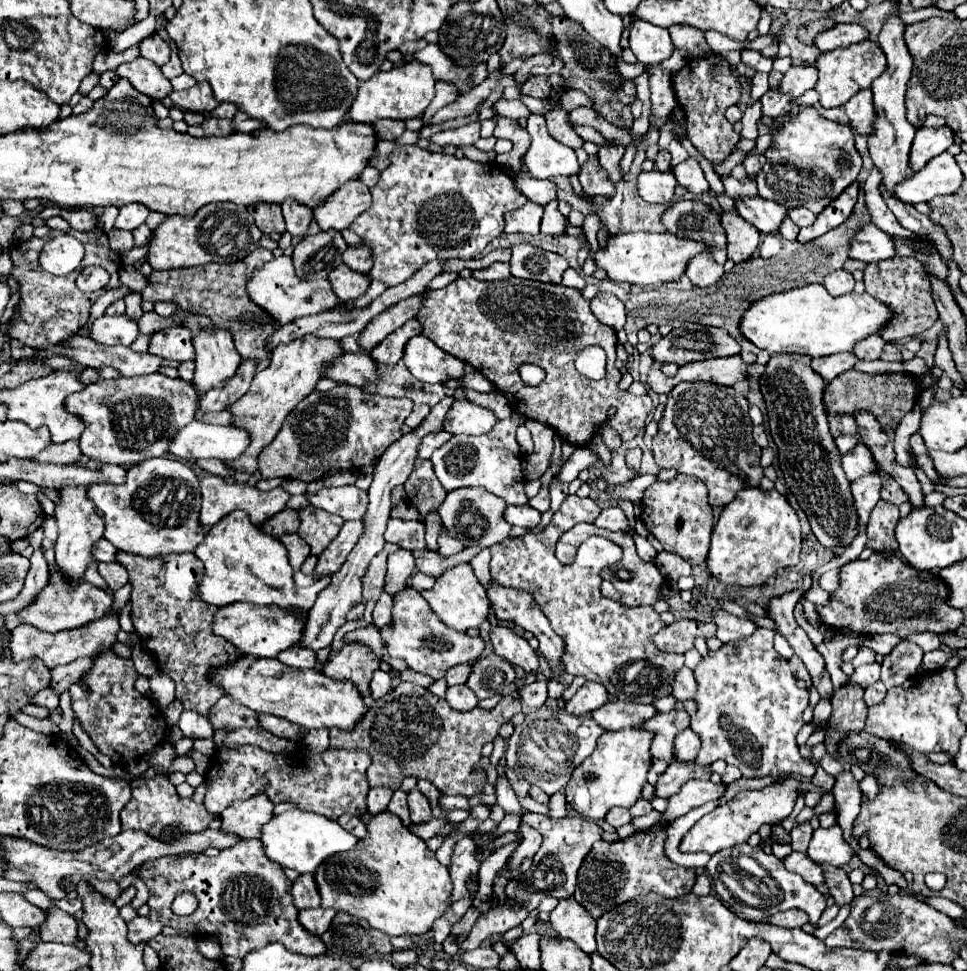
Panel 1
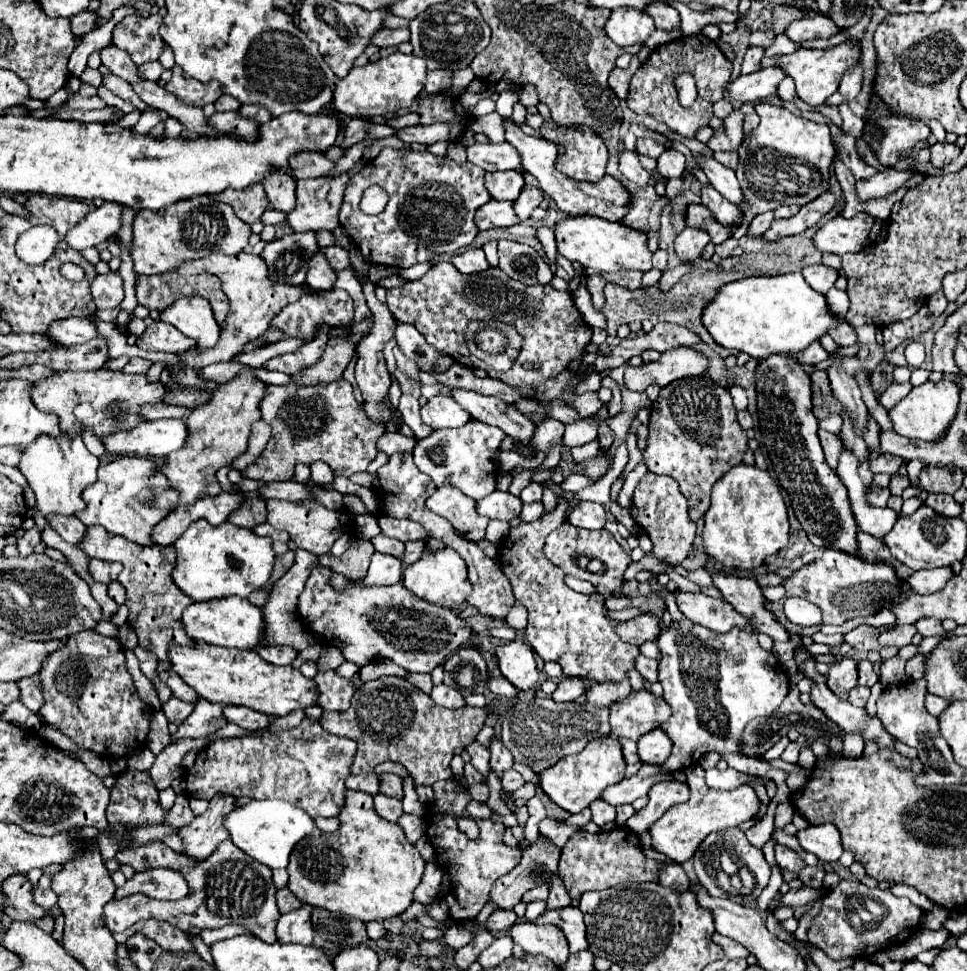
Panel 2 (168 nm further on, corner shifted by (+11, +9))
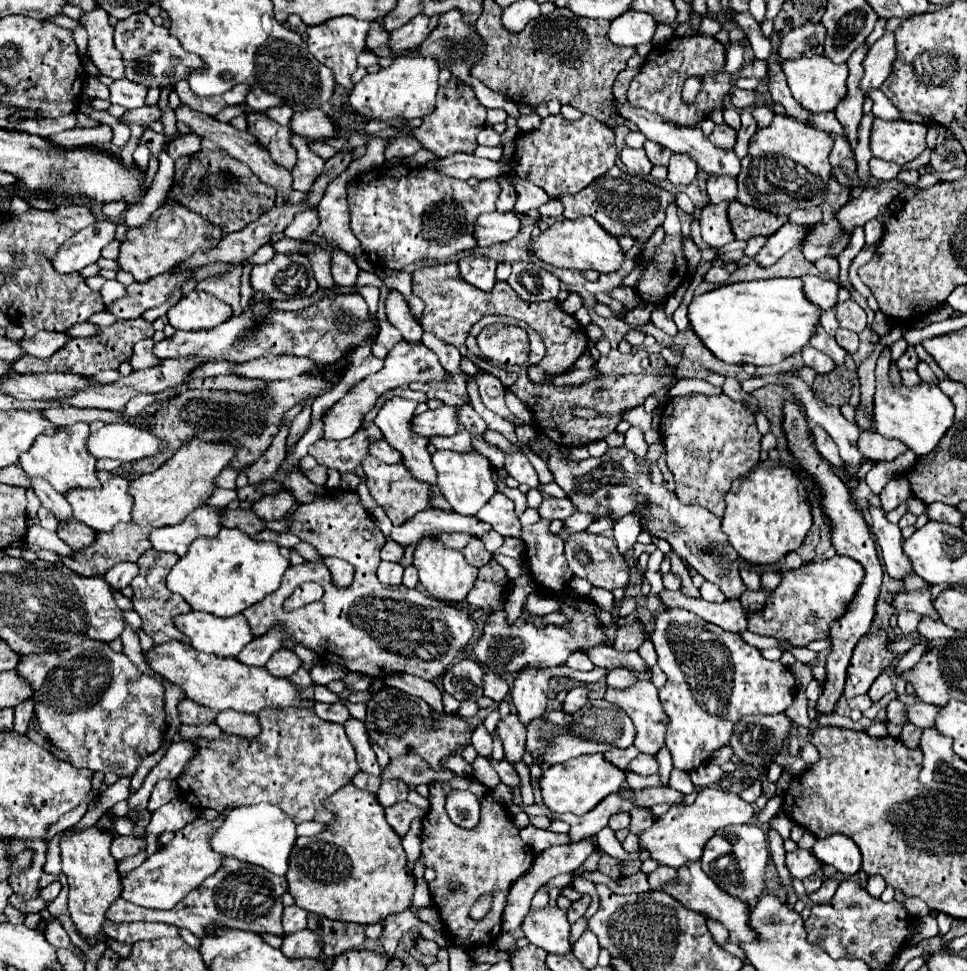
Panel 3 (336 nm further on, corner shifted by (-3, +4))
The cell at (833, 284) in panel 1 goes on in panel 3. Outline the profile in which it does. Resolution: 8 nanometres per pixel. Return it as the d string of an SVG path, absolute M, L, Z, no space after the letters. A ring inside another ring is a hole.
M802 276L802 286L806 292L806 298L812 304L818 304L822 310L830 310L836 304L838 286L832 280L824 280L820 276Z

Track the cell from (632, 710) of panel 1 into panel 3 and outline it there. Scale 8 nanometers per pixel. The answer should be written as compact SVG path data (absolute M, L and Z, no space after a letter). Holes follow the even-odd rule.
M614 668L606 676L606 682L610 688L628 688L634 684L634 680L638 680L638 678L636 678L634 670L628 670L628 668Z

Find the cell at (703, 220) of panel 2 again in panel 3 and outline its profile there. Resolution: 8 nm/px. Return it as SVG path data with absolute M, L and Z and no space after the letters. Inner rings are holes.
M738 202L730 204L728 216L736 240L750 240L752 236L772 236L778 228L788 222L788 216L772 214Z

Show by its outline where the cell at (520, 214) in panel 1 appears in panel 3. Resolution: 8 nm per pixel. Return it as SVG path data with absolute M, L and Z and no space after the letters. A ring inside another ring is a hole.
M514 212L482 214L478 216L478 224L474 224L474 238L478 240L478 246L488 248L512 240L520 232L520 226L522 224Z

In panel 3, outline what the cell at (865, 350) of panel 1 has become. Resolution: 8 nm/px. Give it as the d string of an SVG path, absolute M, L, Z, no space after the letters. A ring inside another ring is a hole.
M838 328L834 338L836 338L836 342L838 342L842 348L846 348L846 352L850 352L850 354L854 354L854 352L858 350L858 334L854 334L854 332L850 332L850 330L844 330L844 328Z

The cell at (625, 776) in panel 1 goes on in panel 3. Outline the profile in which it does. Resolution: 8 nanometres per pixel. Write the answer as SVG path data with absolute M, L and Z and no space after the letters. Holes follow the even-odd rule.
M590 754L590 756L570 758L568 762L550 766L548 770L544 770L538 784L546 808L550 808L552 812L570 812L582 816L590 812L594 806L598 806L608 794L616 794L624 782L626 782L626 772L606 762L604 756Z

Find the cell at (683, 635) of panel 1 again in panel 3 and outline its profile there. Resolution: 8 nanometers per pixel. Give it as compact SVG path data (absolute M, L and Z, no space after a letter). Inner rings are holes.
M632 622L632 624L620 626L620 628L616 630L616 636L612 638L612 648L620 650L620 652L632 652L632 650L636 650L644 640L646 640L646 634L644 634L642 626L640 626L638 622Z

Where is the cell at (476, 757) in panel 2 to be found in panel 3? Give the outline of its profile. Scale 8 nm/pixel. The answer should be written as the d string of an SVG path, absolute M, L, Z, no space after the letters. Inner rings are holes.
M478 724L474 728L474 732L470 736L470 744L476 748L478 754L484 754L484 756L492 754L492 738L490 738L490 734L488 734L484 724Z

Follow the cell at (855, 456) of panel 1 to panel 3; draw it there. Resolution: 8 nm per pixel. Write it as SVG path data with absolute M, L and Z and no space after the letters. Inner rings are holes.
M818 426L812 428L812 434L814 434L814 444L816 444L816 450L834 466L834 468L842 468L842 458L838 456L838 446L834 444L834 440Z

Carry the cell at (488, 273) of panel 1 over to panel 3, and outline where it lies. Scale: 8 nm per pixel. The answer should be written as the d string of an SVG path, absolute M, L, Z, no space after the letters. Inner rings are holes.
M464 256L458 260L458 270L462 274L462 280L468 280L468 284L484 292L490 292L496 282L496 262L486 256Z

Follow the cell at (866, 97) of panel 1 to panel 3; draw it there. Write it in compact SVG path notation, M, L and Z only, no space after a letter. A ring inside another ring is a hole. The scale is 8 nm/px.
M886 32L878 42L874 42L868 50L868 56L864 60L864 78L862 78L862 90L880 88L882 82L892 72L892 62L896 58L896 40L892 32Z

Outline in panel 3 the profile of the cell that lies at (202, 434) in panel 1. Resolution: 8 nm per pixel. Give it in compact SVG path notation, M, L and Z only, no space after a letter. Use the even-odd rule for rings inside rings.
M126 422L104 424L98 432L88 436L86 450L96 458L112 458L122 462L136 462L146 456L154 456L162 448L162 440L148 430L140 430Z

